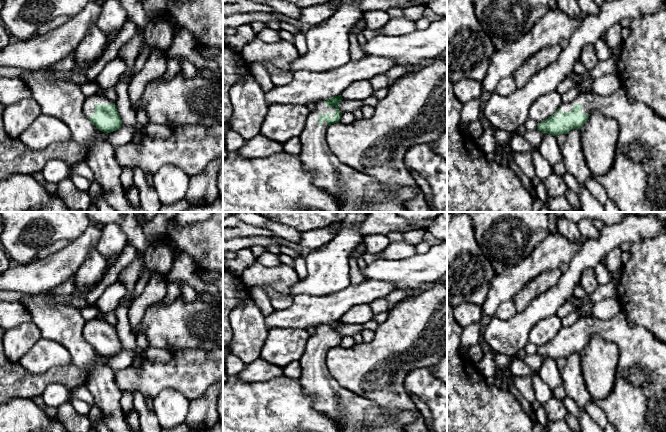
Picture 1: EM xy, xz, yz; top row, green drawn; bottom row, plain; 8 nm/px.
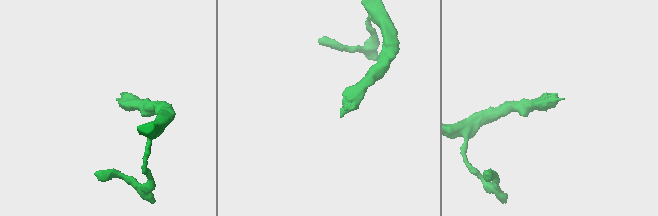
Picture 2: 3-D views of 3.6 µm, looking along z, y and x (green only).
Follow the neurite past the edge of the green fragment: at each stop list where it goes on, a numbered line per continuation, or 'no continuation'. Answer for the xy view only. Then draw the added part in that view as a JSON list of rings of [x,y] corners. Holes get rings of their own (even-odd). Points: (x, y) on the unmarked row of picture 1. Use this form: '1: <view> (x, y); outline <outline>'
1: xy (88, 331); outline [[[91,319],[86,321],[83,328],[83,337],[89,342],[95,337],[95,328],[106,328],[110,329],[113,326],[108,324],[105,320],[101,319]]]

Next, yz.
1: yz (638, 402); outline [[[623,311],[610,320],[601,320],[591,315],[580,317],[573,325],[562,327],[560,333],[563,337],[569,337],[575,328],[583,329],[581,331],[583,338],[599,335],[601,338],[615,343],[618,347],[619,361],[613,392],[605,399],[593,399],[603,409],[608,422],[615,430],[617,432],[666,432],[666,344],[646,328],[631,325]]]

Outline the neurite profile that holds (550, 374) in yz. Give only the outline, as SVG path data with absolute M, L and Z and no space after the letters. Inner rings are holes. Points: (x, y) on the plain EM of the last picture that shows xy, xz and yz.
M543 357L543 364L538 371L538 375L552 391L563 385L561 372L552 358Z

